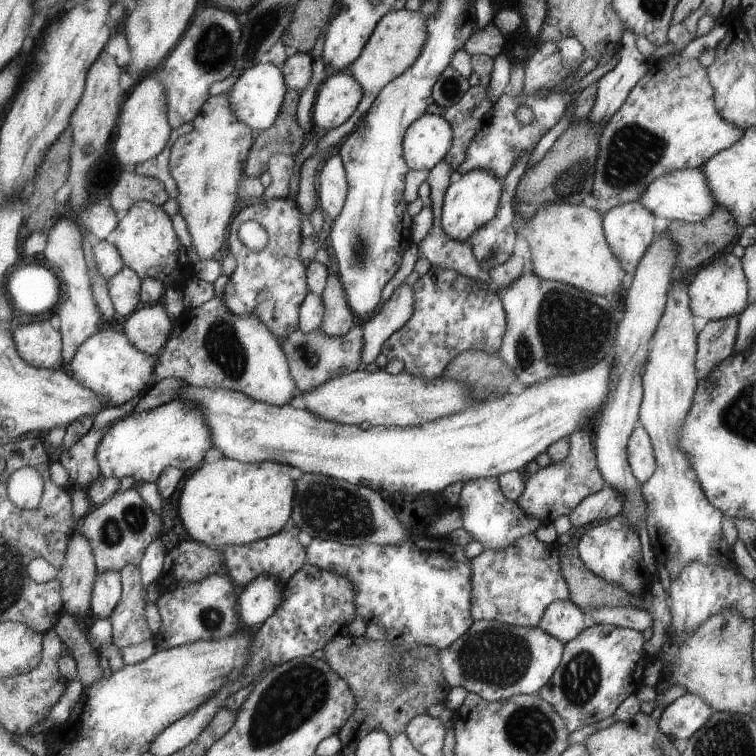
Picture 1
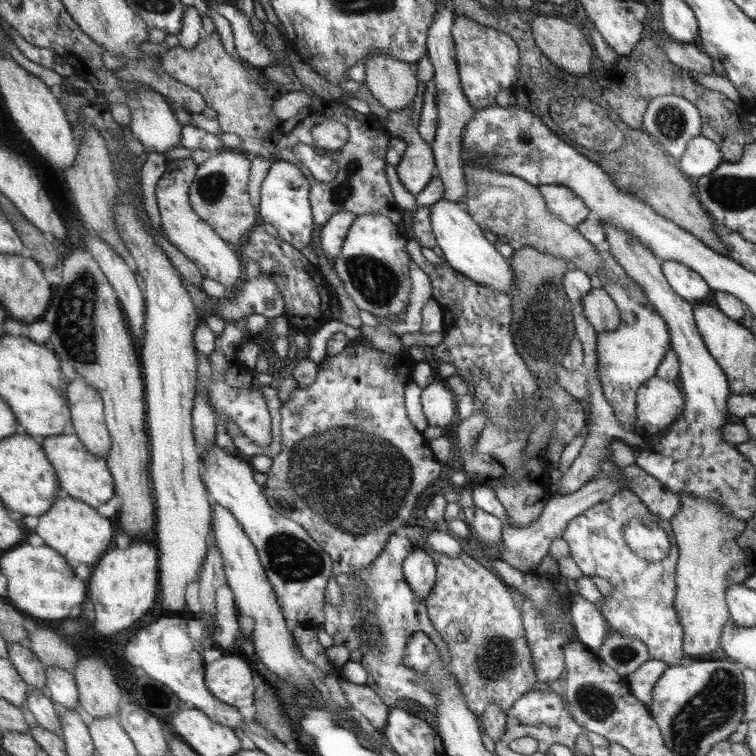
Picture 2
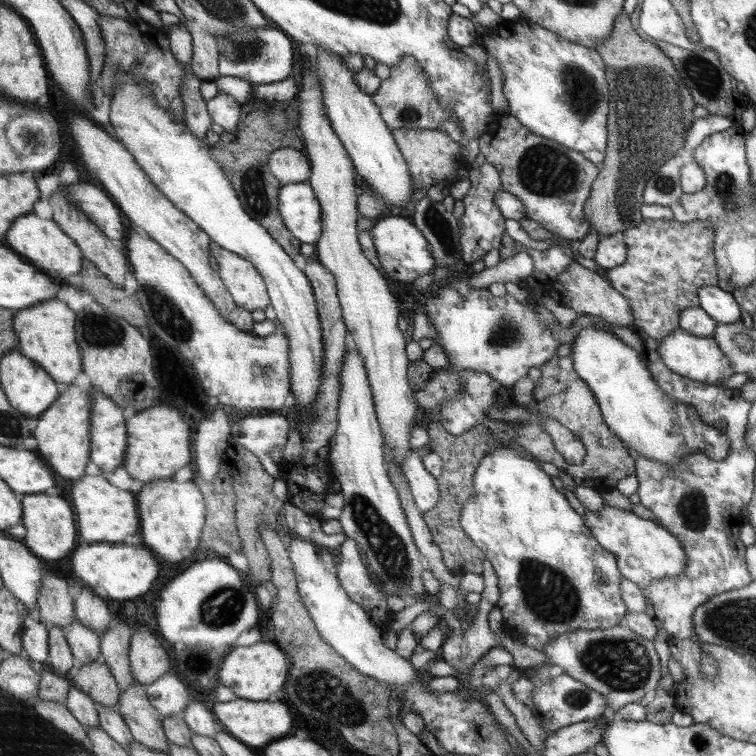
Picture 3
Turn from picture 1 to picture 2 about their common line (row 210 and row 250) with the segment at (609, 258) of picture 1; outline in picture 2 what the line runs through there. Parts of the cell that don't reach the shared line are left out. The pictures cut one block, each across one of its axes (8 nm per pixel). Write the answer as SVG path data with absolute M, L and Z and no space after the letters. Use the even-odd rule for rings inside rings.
M464 161L464 173L467 174L468 191L465 192L462 204L484 231L490 230L496 235L506 236L508 244L515 250L531 247L540 253L564 259L571 268L587 272L594 285L601 288L603 258L583 233L548 210L547 201L538 187L528 184L522 177L490 172L484 166L468 166L467 161Z

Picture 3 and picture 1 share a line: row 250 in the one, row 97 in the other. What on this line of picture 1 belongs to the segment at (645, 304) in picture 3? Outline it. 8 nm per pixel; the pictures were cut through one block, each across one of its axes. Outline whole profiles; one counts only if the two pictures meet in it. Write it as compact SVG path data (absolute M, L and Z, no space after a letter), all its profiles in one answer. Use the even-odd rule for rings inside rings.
M679 52L666 58L649 58L648 72L636 84L620 111L604 126L591 191L596 196L595 209L608 212L620 204L640 200L648 184L658 176L676 170L701 168L712 156L738 143L746 132L738 124L724 120L715 104L715 90L710 82L710 74L699 60L682 58Z

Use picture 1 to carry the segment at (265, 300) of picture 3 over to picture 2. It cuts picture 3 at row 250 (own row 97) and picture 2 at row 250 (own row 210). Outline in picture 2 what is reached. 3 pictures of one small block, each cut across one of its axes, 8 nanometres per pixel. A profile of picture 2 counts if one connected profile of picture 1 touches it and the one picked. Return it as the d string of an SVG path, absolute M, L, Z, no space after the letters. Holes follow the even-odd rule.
M192 157L167 159L165 165L166 171L158 180L155 191L162 230L164 230L169 242L186 255L186 258L194 262L204 277L220 282L231 294L238 291L238 288L242 286L242 276L244 276L245 269L242 268L242 262L236 254L236 248L232 244L224 242L223 237L212 228L212 225L208 224L191 207L191 185L199 171L199 165L195 163L195 160L192 160Z

